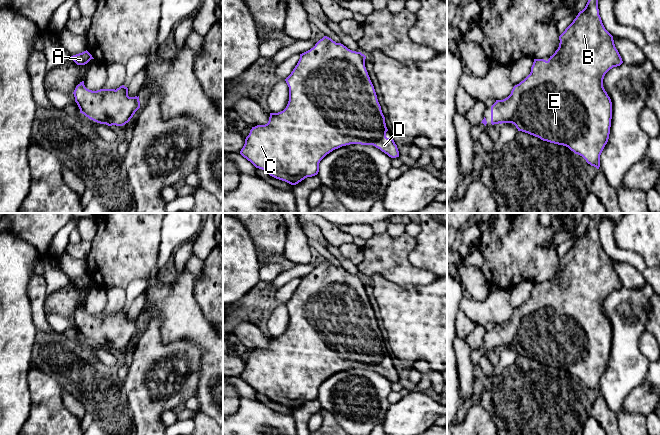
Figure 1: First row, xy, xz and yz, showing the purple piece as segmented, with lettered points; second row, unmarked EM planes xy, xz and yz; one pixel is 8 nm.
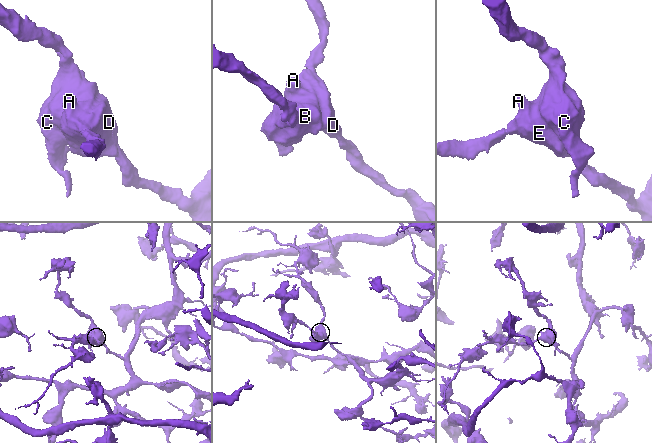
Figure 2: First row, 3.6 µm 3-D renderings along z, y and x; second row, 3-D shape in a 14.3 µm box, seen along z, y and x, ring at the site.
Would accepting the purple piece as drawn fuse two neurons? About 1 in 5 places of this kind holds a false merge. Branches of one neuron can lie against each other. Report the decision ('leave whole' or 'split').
leave whole

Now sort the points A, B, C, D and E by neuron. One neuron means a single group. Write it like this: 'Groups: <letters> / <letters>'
Groups: A B C D E

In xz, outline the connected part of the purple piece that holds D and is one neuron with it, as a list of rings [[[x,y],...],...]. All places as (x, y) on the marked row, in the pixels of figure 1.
[[[327,36],[320,39],[313,48],[300,54],[297,65],[285,79],[289,87],[289,101],[286,108],[278,113],[270,113],[267,124],[252,127],[240,154],[256,168],[291,185],[317,175],[320,161],[342,146],[373,145],[391,158],[399,157],[393,138],[386,137],[388,129],[385,117],[366,70],[365,59],[366,56],[361,52],[352,51]]]

